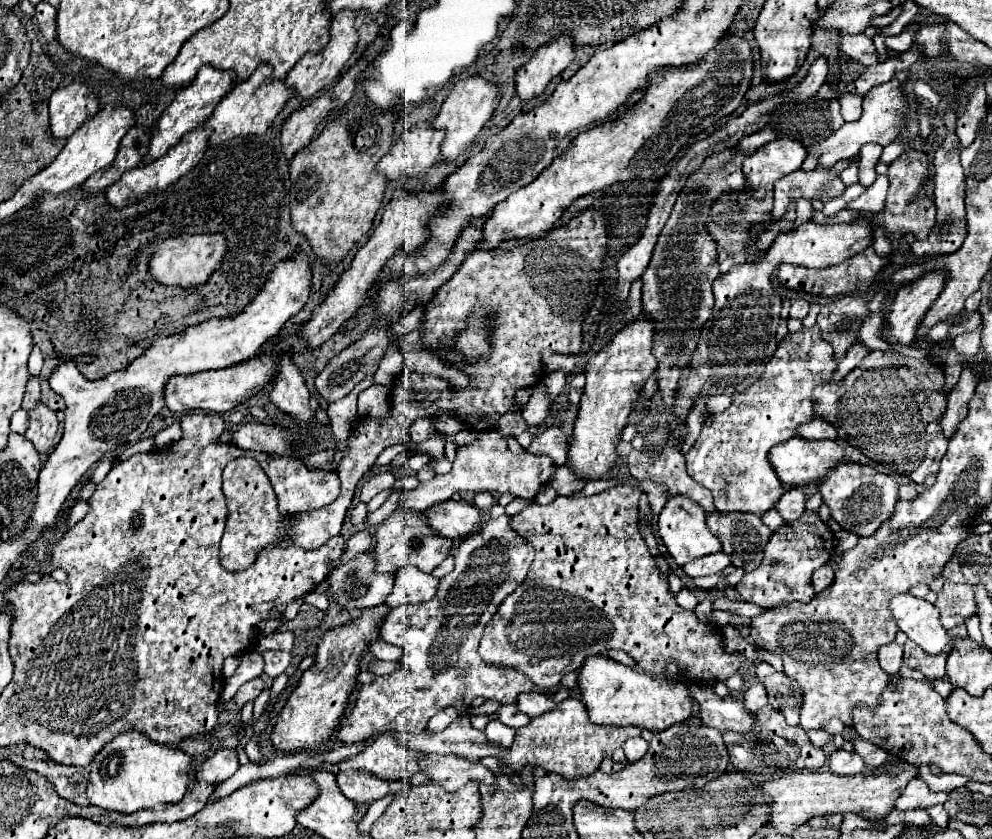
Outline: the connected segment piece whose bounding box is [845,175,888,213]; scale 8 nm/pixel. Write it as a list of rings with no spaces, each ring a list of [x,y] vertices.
[[[878,175],[872,186],[868,187],[866,191],[850,201],[845,209],[853,211],[872,211],[878,213],[884,209],[884,199],[887,197],[888,192],[888,177],[887,175]]]

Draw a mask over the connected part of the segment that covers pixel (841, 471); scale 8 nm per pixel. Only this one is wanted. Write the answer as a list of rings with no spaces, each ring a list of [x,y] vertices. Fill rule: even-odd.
[[[838,463],[836,469],[820,483],[820,493],[824,503],[830,507],[832,517],[842,525],[842,529],[856,535],[872,535],[882,523],[886,523],[898,503],[900,483],[894,475],[876,471],[870,465],[860,463]]]

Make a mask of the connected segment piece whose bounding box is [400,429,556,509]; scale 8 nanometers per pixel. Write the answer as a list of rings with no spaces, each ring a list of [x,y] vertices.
[[[494,429],[480,431],[478,439],[474,443],[458,447],[456,459],[452,463],[452,471],[448,475],[436,475],[434,479],[420,483],[416,489],[404,491],[402,499],[400,499],[400,507],[402,509],[406,509],[406,507],[408,509],[428,509],[434,503],[450,499],[452,493],[456,493],[456,491],[474,491],[474,493],[490,491],[490,493],[500,493],[500,495],[514,493],[516,497],[532,499],[532,497],[536,497],[538,489],[550,481],[554,471],[556,471],[556,465],[550,457],[532,455],[528,449],[514,455],[508,449],[506,439],[498,431],[494,431]]]

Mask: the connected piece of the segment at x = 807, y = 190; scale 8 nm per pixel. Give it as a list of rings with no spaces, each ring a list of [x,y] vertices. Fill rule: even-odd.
[[[814,169],[814,171],[794,171],[786,177],[782,177],[774,185],[774,209],[772,217],[780,219],[786,211],[786,205],[790,199],[820,199],[828,201],[844,191],[844,183],[838,175],[832,173],[832,169]]]

